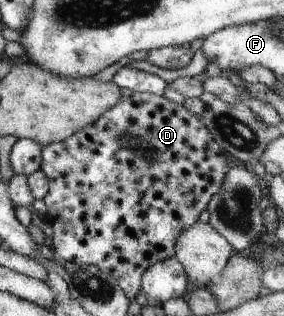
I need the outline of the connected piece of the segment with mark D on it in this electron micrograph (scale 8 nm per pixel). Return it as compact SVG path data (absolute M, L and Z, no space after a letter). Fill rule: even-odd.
M140 92L134 93L131 97L123 97L93 124L88 124L61 142L52 142L44 146L41 152L43 157L41 170L49 181L48 193L43 197L47 207L44 218L50 225L53 225L52 251L55 259L99 267L118 282L129 299L134 298L141 290L141 277L144 271L156 262L175 257L175 243L178 236L198 221L200 213L207 209L210 198L222 187L226 172L229 170L224 156L225 151L217 141L214 141L212 134L200 119L187 111L183 105L178 106L172 103L164 95Z

